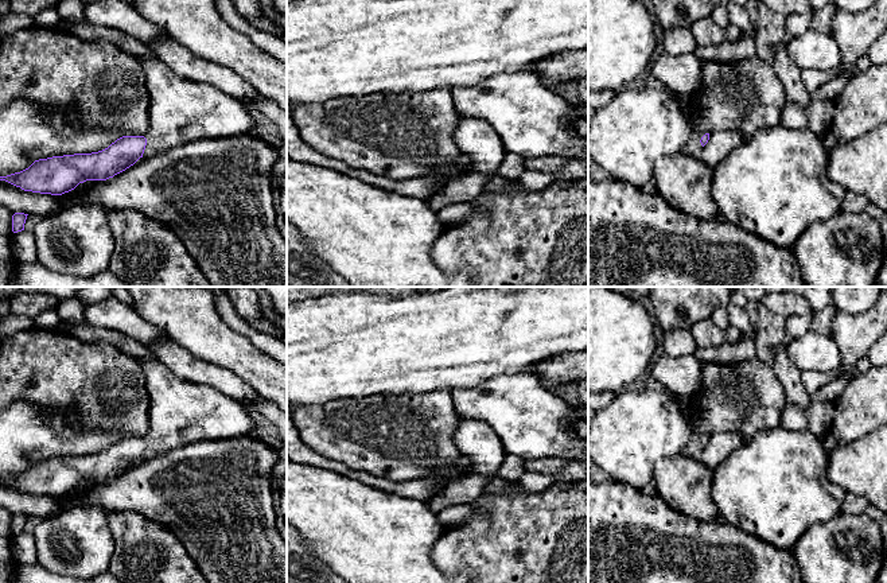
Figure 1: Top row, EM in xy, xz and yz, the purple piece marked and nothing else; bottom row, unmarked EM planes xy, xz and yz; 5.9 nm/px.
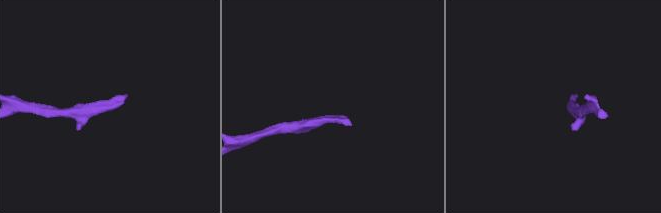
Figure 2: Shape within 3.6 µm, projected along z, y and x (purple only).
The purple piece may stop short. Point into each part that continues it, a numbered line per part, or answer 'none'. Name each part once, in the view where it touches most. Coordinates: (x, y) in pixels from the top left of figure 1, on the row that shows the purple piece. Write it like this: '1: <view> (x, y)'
1: xy (181, 111)

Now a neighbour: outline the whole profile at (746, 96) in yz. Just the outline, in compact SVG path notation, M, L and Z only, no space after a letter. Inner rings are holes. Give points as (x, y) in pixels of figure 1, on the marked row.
M758 55L735 62L701 62L701 85L695 96L695 116L686 116L695 129L707 133L736 131L743 141L750 140L762 128L774 128L781 121L785 105L785 88L771 65Z

